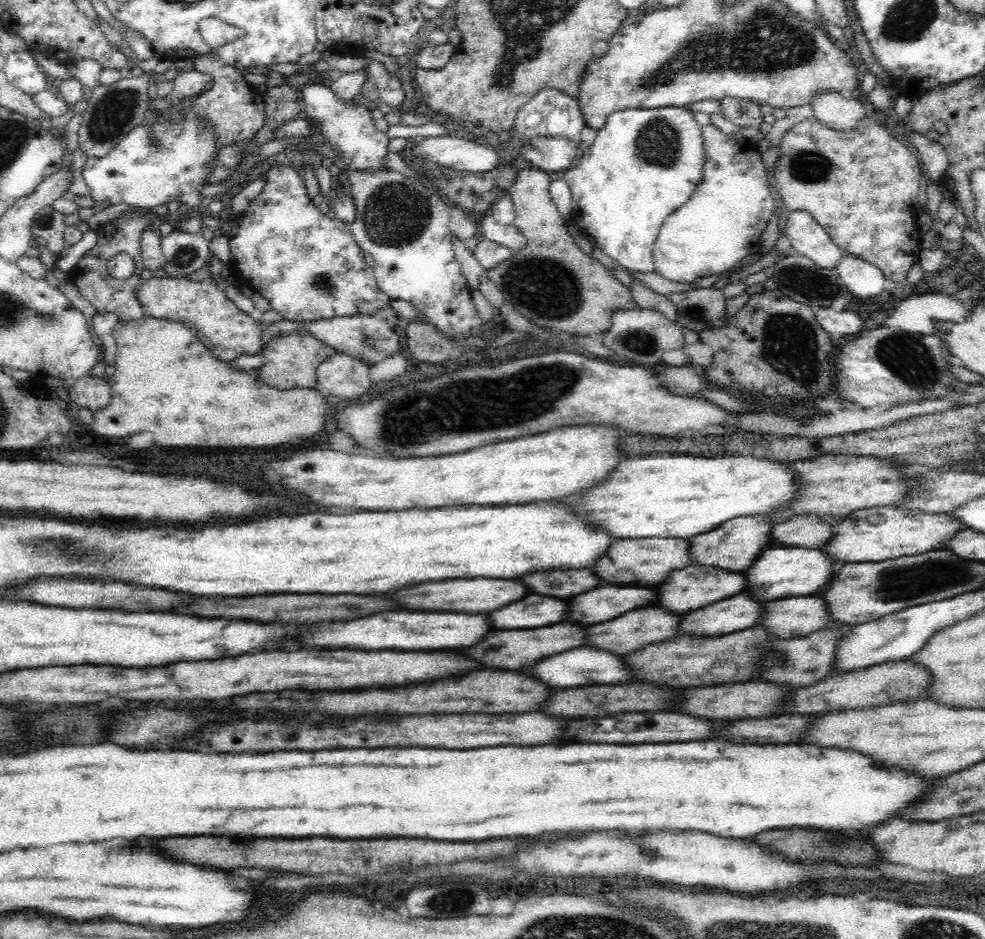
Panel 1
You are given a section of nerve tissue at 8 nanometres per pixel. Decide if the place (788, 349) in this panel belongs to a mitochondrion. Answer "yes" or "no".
yes

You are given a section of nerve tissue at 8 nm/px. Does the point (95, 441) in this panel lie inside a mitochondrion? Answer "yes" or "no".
no

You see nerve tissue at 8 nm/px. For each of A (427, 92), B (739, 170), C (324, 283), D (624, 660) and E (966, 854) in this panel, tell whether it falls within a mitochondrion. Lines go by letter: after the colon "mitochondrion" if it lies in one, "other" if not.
A: other
B: other
C: mitochondrion
D: other
E: other

